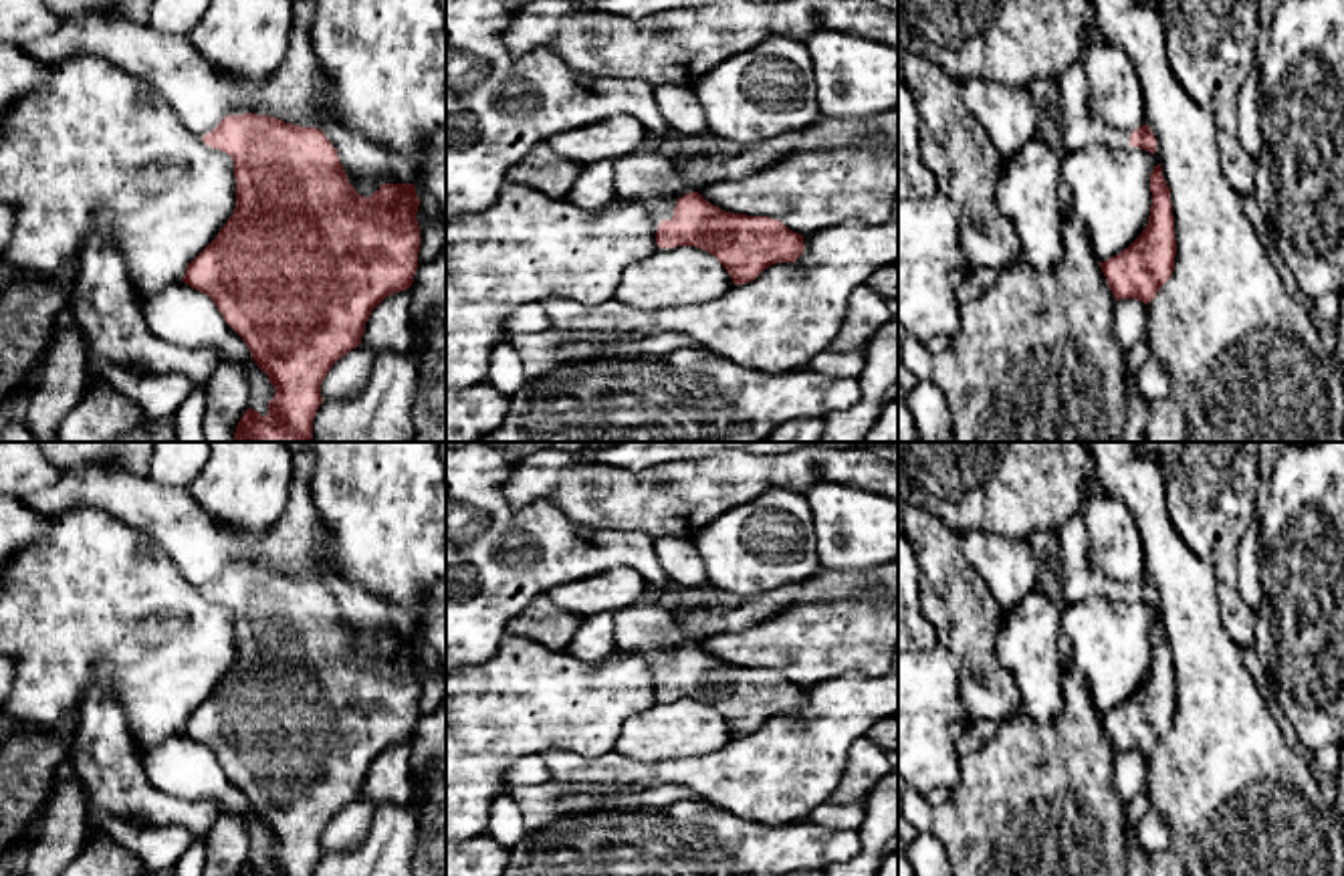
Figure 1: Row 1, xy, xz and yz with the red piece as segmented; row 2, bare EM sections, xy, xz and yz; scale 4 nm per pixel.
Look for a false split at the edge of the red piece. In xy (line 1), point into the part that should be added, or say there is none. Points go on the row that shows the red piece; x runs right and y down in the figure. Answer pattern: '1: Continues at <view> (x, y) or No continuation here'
1: No continuation here

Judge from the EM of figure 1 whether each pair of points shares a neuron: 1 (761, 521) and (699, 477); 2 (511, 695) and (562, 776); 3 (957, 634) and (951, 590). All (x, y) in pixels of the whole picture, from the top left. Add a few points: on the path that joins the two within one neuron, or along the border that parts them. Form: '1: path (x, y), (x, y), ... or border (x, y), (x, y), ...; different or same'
1: border (781, 487), (771, 487), (737, 503), (697, 531); different
2: border (539, 753), (562, 747), (592, 759); different
3: path (957, 624), (955, 600); same

